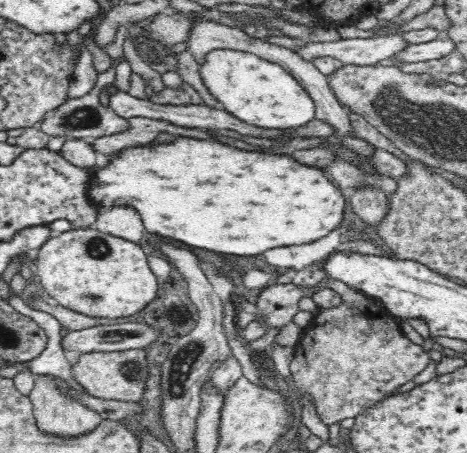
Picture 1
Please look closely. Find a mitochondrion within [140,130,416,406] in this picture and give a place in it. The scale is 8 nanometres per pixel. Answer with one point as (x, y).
(185, 360)

